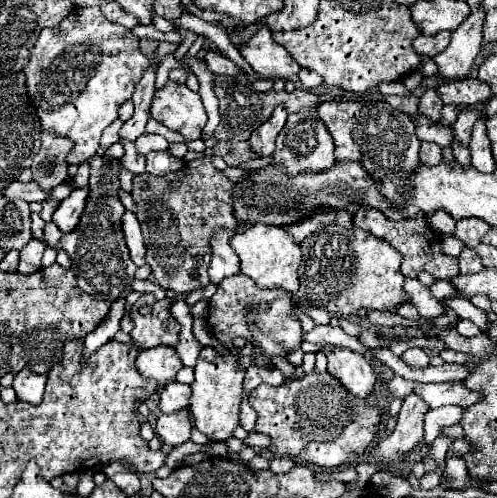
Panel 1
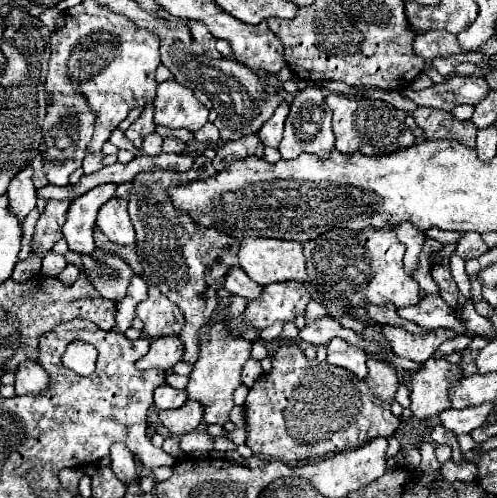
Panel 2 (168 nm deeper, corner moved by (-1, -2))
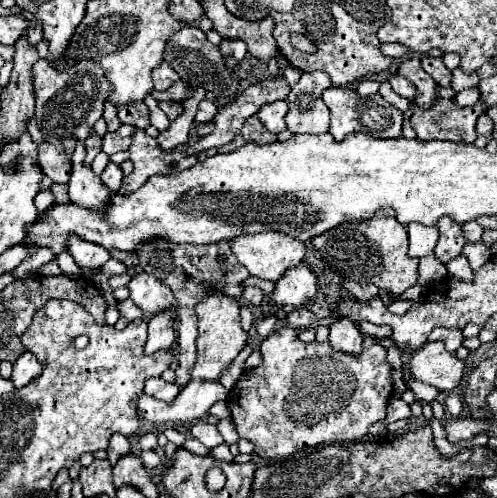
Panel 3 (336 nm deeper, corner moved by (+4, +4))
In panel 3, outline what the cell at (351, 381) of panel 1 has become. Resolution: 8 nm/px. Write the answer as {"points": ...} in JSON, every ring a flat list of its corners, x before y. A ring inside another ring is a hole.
{"points":[[342,317,330,325,330,345,336,351,358,355,362,351,362,333,356,323]]}

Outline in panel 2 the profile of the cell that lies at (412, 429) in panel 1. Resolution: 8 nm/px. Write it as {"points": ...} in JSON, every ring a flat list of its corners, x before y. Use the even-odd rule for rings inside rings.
{"points":[[431,357,423,363,421,371,411,375,411,413,415,419,423,421,449,409,449,385,461,379,459,365,451,365,441,357]]}

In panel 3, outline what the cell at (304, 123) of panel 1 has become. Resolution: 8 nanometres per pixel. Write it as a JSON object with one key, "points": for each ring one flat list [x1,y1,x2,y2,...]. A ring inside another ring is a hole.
{"points":[[324,71,302,73,300,81,292,87,286,97,290,113,286,125,292,133,326,133,328,131,328,107,322,101,322,91,332,85,332,79]]}

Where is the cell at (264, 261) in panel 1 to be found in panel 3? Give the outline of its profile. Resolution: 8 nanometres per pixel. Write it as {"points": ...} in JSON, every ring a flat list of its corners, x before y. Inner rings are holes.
{"points":[[266,231,232,239,232,253,254,277,278,281,286,269,296,267,306,253,306,245,286,233]]}

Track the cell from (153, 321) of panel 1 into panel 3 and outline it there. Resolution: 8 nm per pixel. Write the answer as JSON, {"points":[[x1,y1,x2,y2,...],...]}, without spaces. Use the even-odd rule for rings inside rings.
{"points":[[138,273,134,275,134,279,128,285,130,289,130,299,150,317,168,309,174,309,176,297,172,295,172,291,168,289,168,285,164,285,160,279,148,275,148,273]]}

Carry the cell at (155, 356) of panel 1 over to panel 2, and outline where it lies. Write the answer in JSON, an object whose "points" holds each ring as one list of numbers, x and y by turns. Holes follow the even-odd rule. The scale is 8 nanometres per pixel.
{"points":[[161,337,161,339,153,339,149,353,145,357,141,357,135,367,145,371,145,369,161,369,161,371,171,371,175,363,181,361,183,355,183,347,179,337]]}

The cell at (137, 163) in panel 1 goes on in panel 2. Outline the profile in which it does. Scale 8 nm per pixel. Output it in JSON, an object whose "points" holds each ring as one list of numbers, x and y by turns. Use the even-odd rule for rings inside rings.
{"points":[[115,129,110,136,109,141,114,144,118,149,125,149,131,151,135,156,140,154,140,150,137,149,124,135,123,131]]}

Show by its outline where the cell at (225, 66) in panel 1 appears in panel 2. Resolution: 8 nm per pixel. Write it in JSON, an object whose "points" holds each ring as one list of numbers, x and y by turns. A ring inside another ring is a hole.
{"points":[[189,21,189,25,191,25,193,39,203,47,205,55,209,55,211,59,221,59,223,55,215,49,215,37,207,31,207,27,203,23,199,23,199,21]]}

